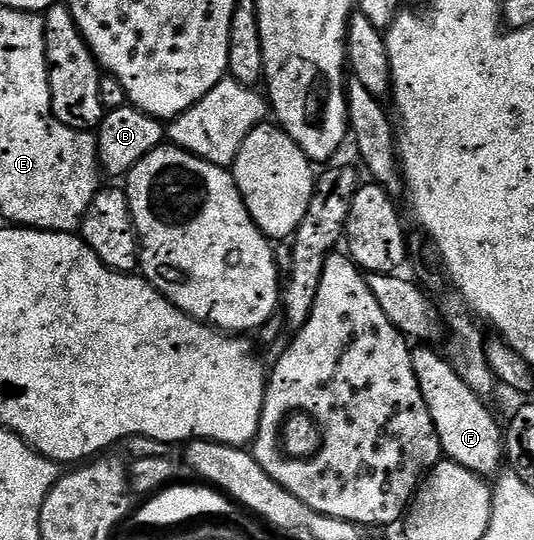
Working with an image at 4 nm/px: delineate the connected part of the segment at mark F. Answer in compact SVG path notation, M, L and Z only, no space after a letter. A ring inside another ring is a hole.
M431 347L412 348L411 362L417 387L435 424L442 456L481 478L494 478L499 464L502 466L505 461L505 441L500 425L498 427L487 410L486 403L482 401L484 398L474 393L465 383L465 379L461 379L450 360L446 361L441 354L434 353Z

